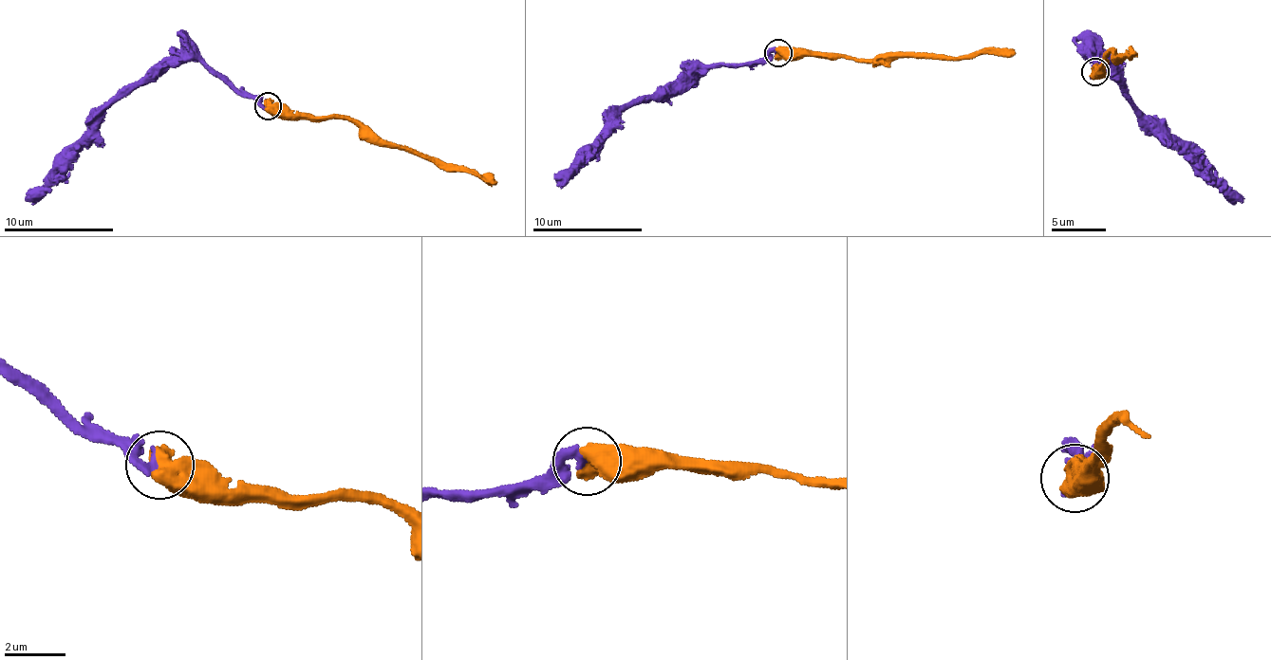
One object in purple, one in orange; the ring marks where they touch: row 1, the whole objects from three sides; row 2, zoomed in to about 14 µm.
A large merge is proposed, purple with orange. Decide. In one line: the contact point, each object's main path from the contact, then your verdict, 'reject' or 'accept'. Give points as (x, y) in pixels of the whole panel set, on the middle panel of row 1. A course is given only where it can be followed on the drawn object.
(778, 53) | purple via (777, 54), (749, 62), (691, 67), (621, 112), (618, 124), (603, 140), (603, 148), (578, 165), (560, 189) | orange via (777, 54), (874, 61), (904, 56), (954, 59), (1016, 52) | accept

